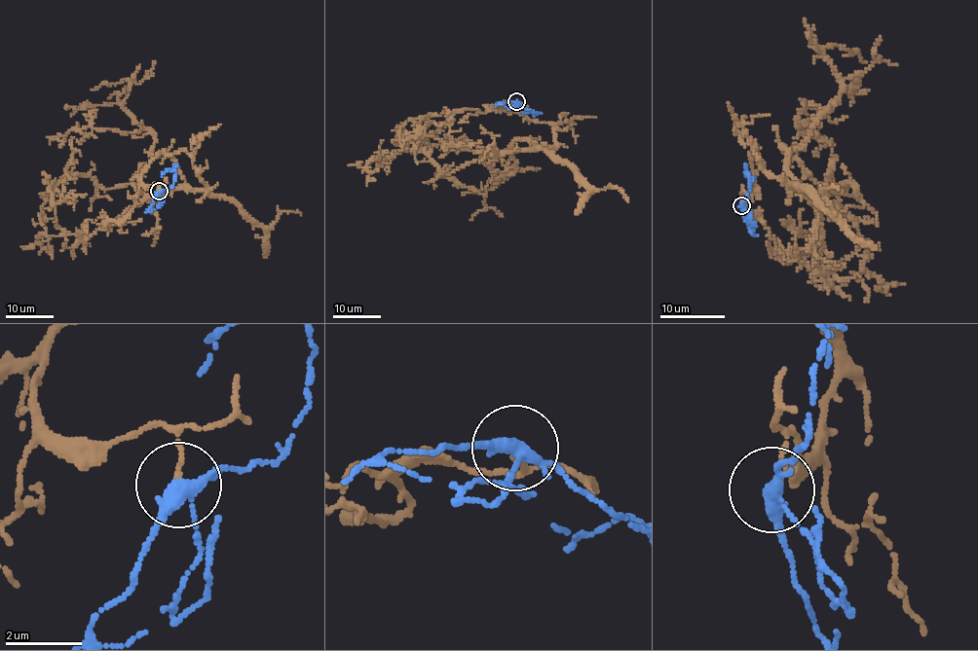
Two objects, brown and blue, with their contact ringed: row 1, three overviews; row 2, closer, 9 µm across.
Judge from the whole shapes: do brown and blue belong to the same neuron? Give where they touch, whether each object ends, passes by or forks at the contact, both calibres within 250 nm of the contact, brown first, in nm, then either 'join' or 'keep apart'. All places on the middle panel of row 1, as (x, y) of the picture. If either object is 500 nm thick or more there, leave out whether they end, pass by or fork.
(516, 101) | brown ends | blue forks | 100/280 nm | join

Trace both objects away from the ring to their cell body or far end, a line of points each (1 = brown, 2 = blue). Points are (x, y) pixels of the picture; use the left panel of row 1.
1: (159, 191), (142, 170), (184, 150), (203, 191), (146, 197), (62, 177), (37, 237), (53, 251)
2: (159, 191), (171, 187), (175, 172), (164, 171), (161, 177)

